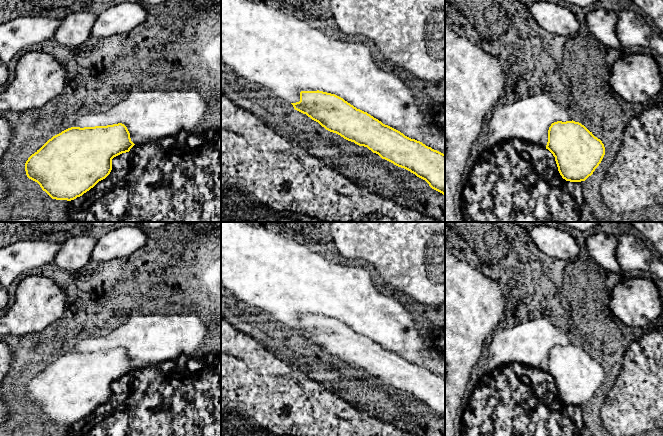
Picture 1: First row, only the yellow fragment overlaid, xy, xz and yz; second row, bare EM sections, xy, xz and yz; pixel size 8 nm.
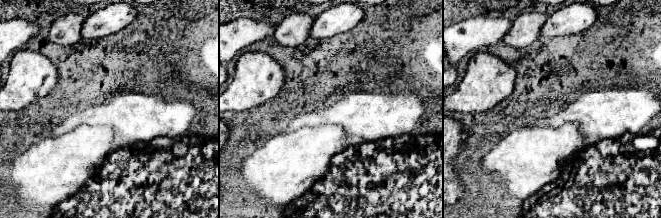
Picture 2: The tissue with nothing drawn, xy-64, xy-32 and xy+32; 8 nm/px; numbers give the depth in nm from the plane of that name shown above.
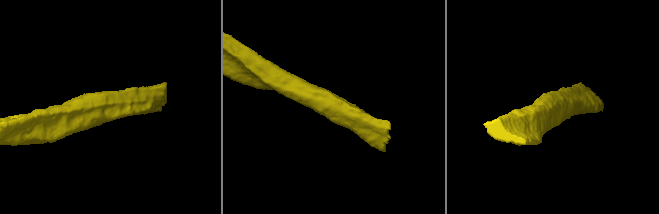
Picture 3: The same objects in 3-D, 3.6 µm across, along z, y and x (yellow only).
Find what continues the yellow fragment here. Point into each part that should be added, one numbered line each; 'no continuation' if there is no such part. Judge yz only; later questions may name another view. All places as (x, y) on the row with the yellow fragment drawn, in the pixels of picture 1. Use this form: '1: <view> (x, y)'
no continuation

